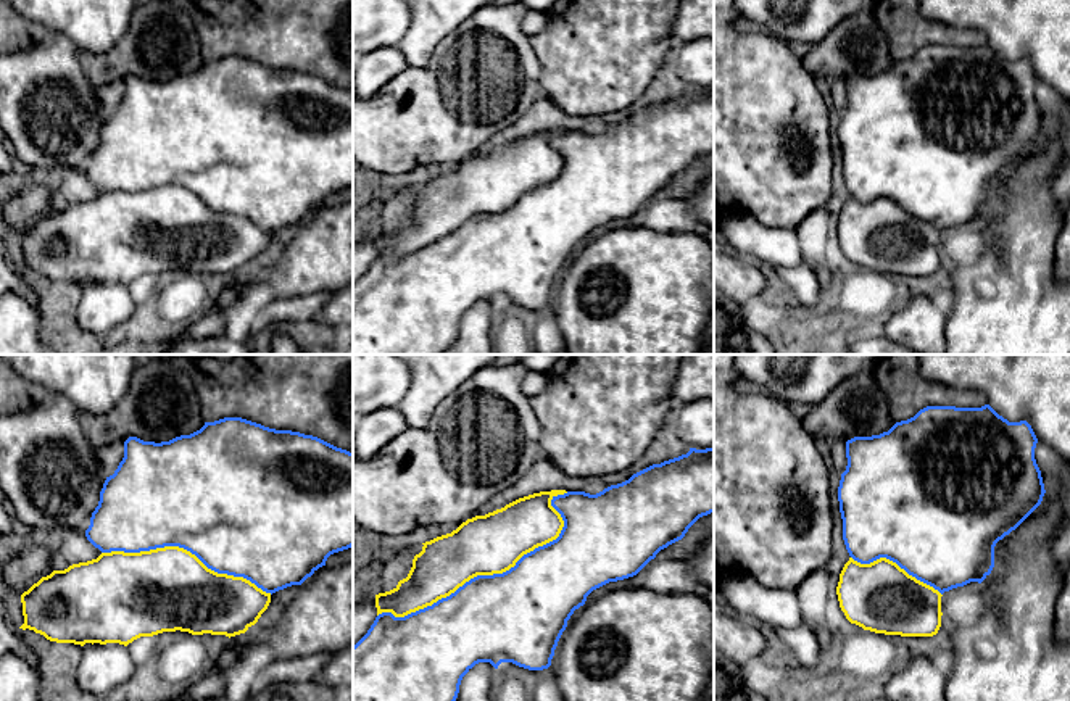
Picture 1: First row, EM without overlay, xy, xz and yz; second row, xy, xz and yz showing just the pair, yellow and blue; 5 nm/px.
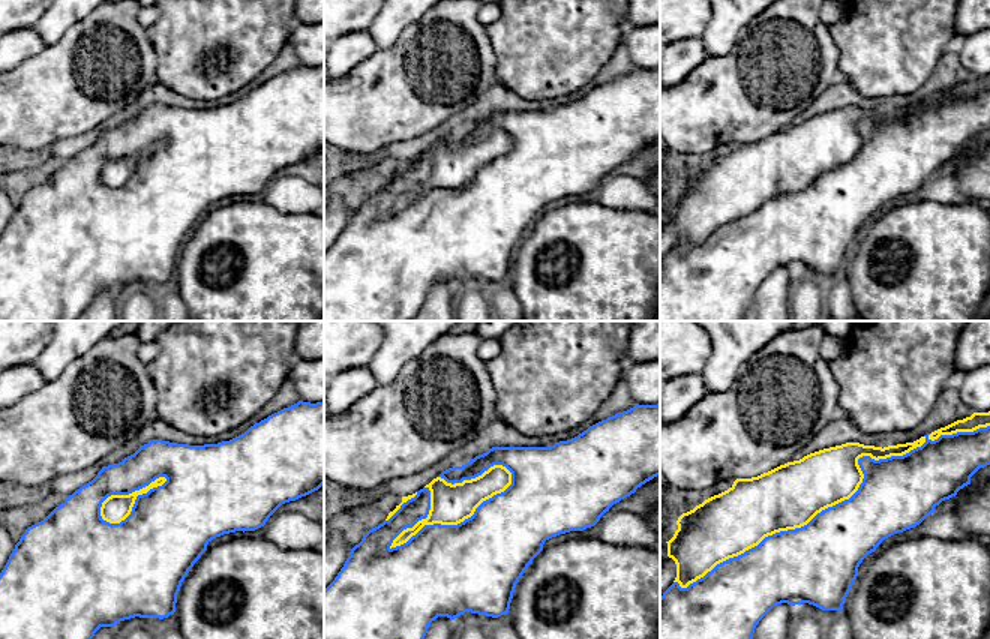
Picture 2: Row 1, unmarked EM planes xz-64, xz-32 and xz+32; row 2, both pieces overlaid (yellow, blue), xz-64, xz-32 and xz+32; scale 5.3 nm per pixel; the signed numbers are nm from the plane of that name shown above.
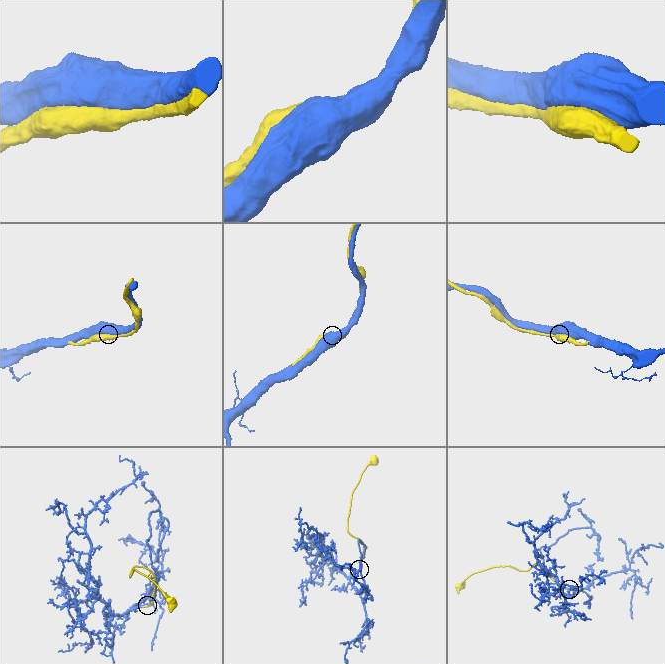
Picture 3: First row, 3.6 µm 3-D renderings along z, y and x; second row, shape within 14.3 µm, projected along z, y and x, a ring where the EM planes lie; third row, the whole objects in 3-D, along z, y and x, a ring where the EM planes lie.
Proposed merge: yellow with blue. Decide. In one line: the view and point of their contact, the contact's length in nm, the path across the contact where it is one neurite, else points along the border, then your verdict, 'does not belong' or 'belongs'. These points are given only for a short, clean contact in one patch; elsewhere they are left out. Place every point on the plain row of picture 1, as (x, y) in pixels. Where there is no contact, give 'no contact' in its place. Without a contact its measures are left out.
xz (493, 211) | 1150 nm | belongs

